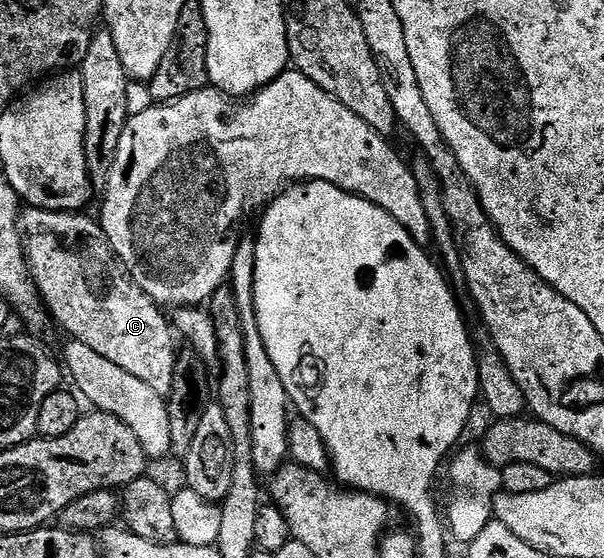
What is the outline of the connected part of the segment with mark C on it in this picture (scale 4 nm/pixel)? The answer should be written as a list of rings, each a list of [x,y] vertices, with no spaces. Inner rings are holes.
[[[28,207],[21,216],[21,231],[27,253],[27,267],[35,281],[39,297],[49,313],[68,332],[68,337],[77,342],[85,342],[89,350],[101,354],[101,358],[109,358],[113,366],[121,366],[121,370],[133,374],[133,378],[141,378],[145,386],[157,390],[157,394],[167,398],[173,390],[173,378],[177,347],[176,333],[173,324],[167,320],[164,309],[151,301],[130,276],[117,267],[117,257],[112,250],[107,235],[103,232],[102,223],[98,219],[90,220],[79,212],[54,212],[44,208]]]

